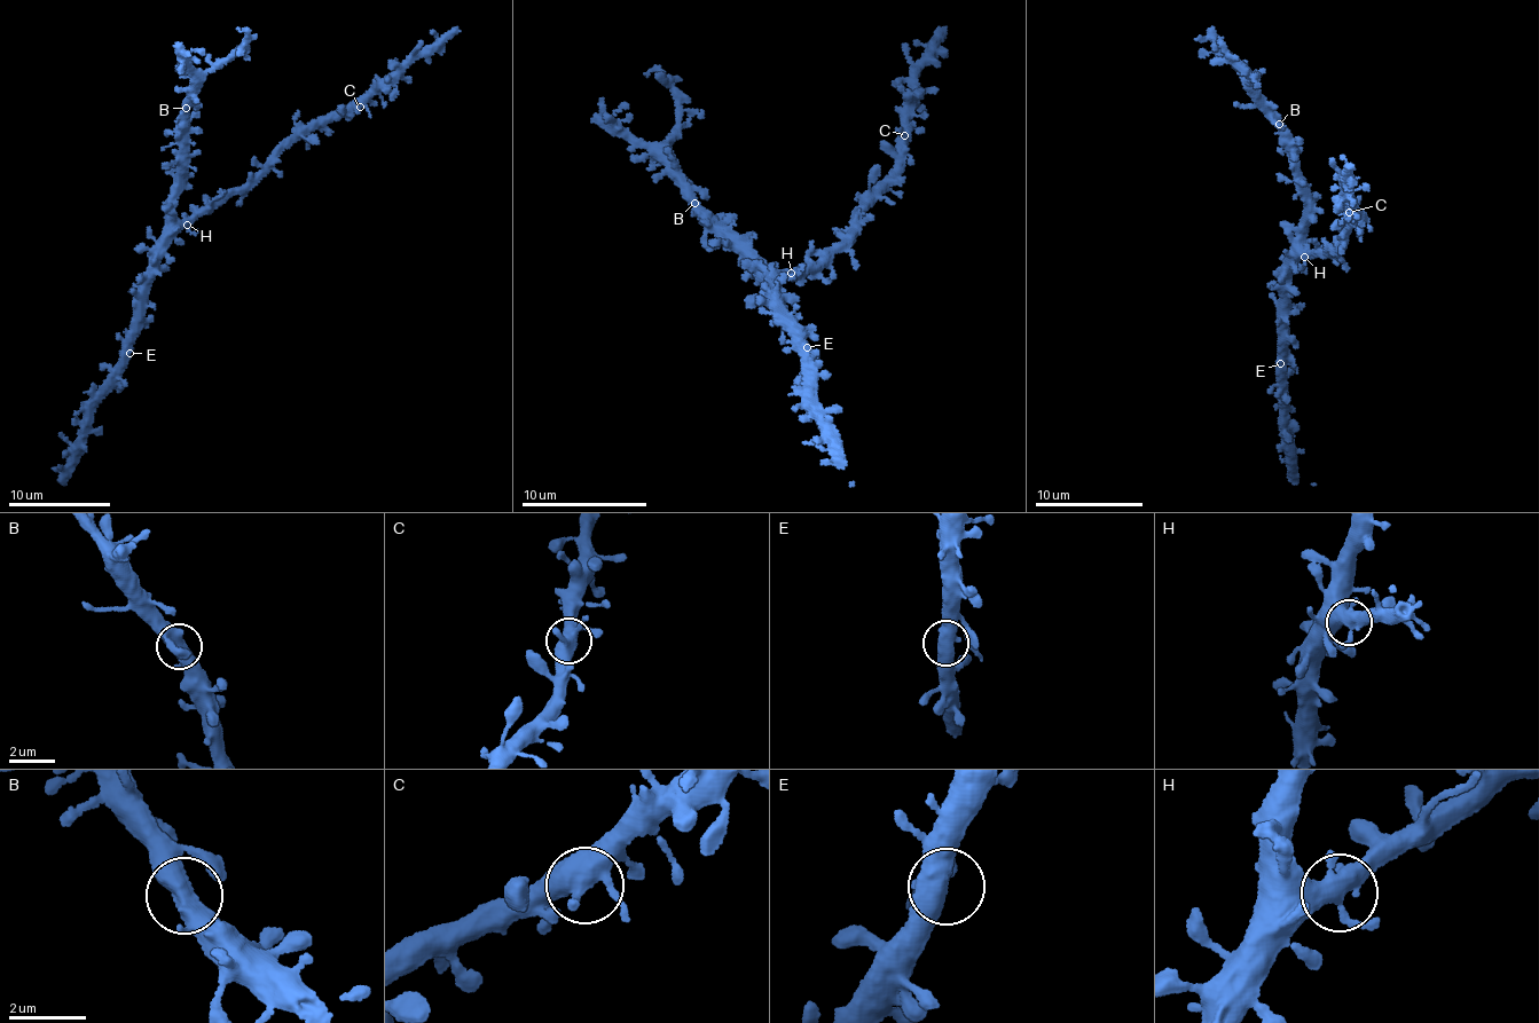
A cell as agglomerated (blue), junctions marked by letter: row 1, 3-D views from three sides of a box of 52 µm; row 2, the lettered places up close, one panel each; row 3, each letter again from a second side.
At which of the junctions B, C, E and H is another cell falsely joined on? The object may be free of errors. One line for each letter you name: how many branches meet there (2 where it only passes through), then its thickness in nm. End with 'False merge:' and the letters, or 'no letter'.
False merge: no letter

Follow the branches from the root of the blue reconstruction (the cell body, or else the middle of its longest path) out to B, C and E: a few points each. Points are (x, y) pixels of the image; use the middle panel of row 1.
B: (791, 274), (780, 273), (771, 277), (758, 269), (731, 241), (717, 233), (696, 203)
C: (791, 274), (819, 266), (831, 260), (834, 252), (845, 251), (864, 210), (892, 182), (904, 135)
E: (791, 274), (777, 296), (795, 325), (805, 331), (807, 347)

